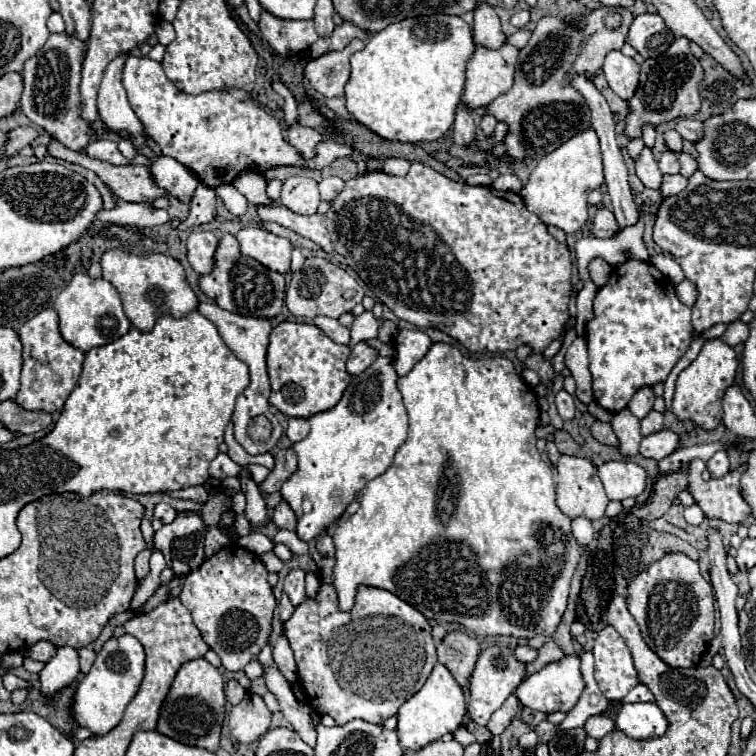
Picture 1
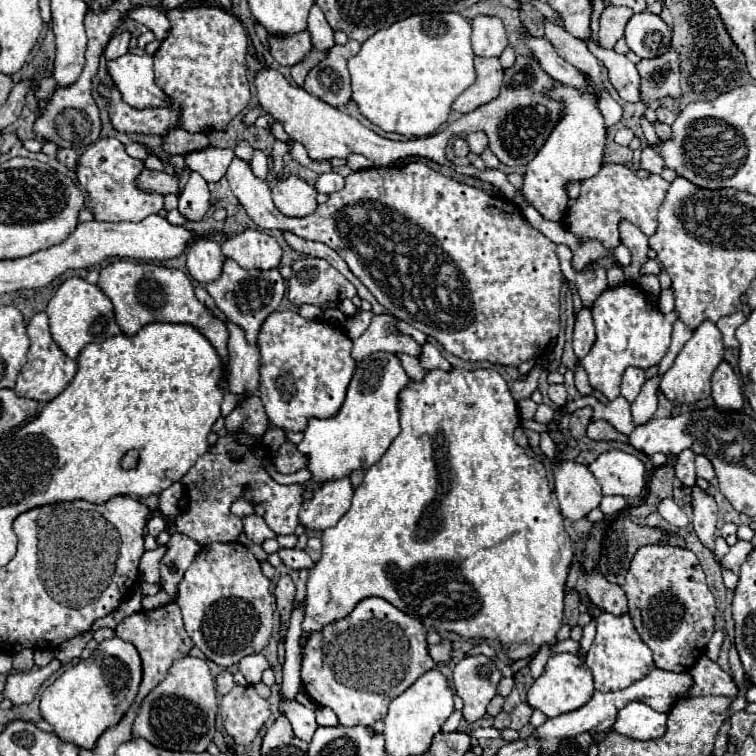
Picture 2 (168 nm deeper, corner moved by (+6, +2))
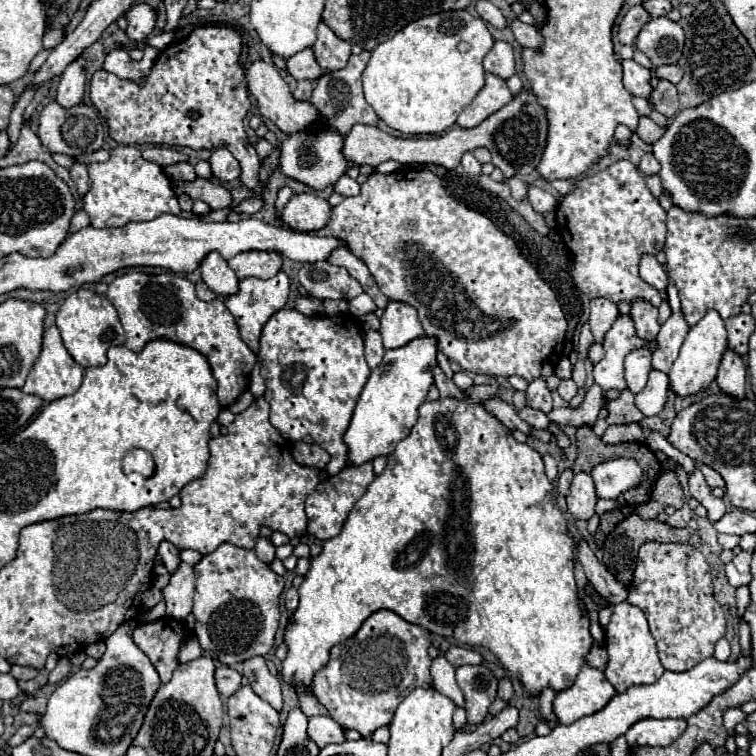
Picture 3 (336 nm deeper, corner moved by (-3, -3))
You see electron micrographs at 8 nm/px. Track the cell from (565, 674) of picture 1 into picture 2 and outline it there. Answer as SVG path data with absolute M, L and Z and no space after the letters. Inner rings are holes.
M553 654L543 670L543 674L527 690L527 704L535 710L541 710L547 718L555 718L563 712L581 708L593 696L593 678L591 670L575 654Z

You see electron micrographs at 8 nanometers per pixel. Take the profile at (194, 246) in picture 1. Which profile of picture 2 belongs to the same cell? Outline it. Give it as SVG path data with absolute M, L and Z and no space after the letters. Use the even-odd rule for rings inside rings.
M199 238L189 244L187 270L199 284L209 284L221 276L221 244L209 238Z

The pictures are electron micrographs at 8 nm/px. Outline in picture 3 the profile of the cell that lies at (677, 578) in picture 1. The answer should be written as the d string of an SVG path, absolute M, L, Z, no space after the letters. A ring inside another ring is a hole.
M644 543L628 591L628 603L640 607L650 623L664 669L688 671L714 655L714 643L724 637L726 615L712 595L710 565L698 549L688 543Z

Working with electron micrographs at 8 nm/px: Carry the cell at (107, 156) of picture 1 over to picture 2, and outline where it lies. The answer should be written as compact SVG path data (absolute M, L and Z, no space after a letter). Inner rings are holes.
M99 138L83 152L83 156L77 162L77 180L91 196L95 220L141 222L149 214L159 214L159 210L163 208L163 196L143 192L135 184L135 178L141 170L143 160L131 158L117 138Z

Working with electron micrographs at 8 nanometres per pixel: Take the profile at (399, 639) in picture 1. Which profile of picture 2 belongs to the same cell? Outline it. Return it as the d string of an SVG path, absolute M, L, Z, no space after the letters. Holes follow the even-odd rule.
M375 596L365 598L353 608L349 616L337 622L331 622L323 626L323 630L307 636L307 642L303 644L303 652L301 652L303 688L313 702L317 702L319 706L331 708L337 714L339 724L373 726L377 720L385 718L387 706L393 698L403 694L421 674L425 674L427 670L435 666L427 650L425 634L427 630L421 622L407 616L405 612L401 612L387 600L375 598Z

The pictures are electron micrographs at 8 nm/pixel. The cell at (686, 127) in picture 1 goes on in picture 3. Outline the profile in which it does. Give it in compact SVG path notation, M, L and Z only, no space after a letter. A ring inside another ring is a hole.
M660 79L656 89L650 95L650 101L654 105L654 109L658 113L662 113L664 117L674 117L678 113L678 93L676 93L676 85Z

